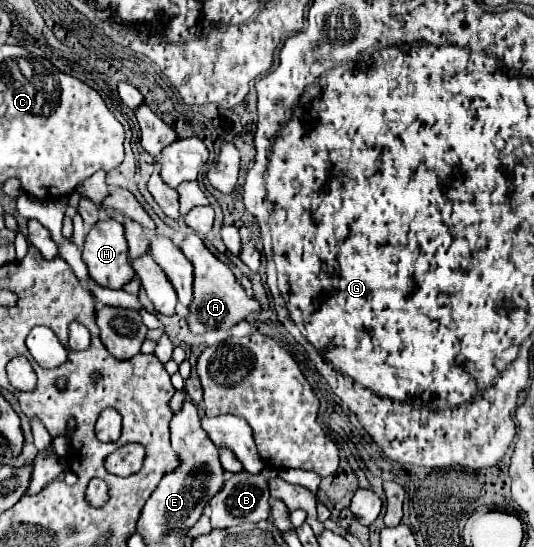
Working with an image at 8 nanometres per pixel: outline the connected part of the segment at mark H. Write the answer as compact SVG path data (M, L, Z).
M102 218L92 226L92 230L86 234L82 258L88 266L90 278L102 286L118 290L134 278L134 268L130 266L130 260L128 260L128 244L124 238L124 226L114 218Z

